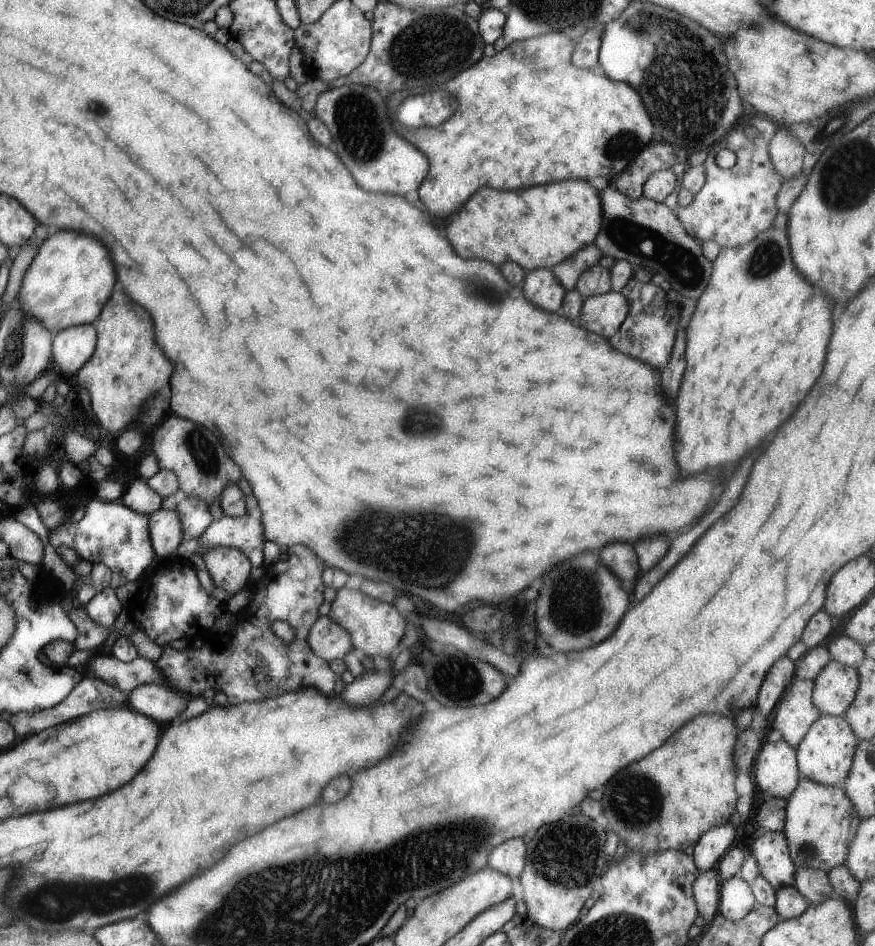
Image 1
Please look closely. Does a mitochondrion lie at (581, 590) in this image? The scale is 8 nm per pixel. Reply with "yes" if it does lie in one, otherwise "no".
yes

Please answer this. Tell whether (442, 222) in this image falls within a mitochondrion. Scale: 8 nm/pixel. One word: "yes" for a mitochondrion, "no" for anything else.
no

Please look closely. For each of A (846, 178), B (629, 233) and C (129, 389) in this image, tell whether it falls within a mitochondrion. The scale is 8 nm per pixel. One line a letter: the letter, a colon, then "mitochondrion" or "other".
A: mitochondrion
B: mitochondrion
C: other

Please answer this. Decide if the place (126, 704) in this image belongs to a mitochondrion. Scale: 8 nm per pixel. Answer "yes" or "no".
no

